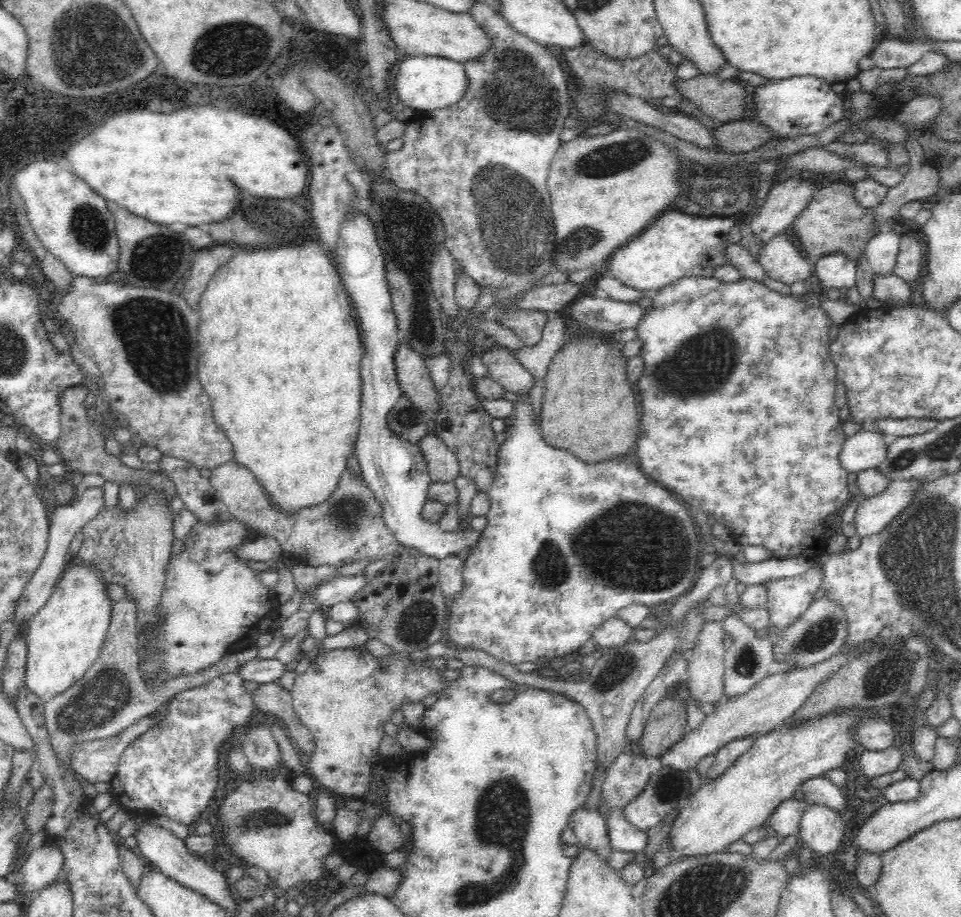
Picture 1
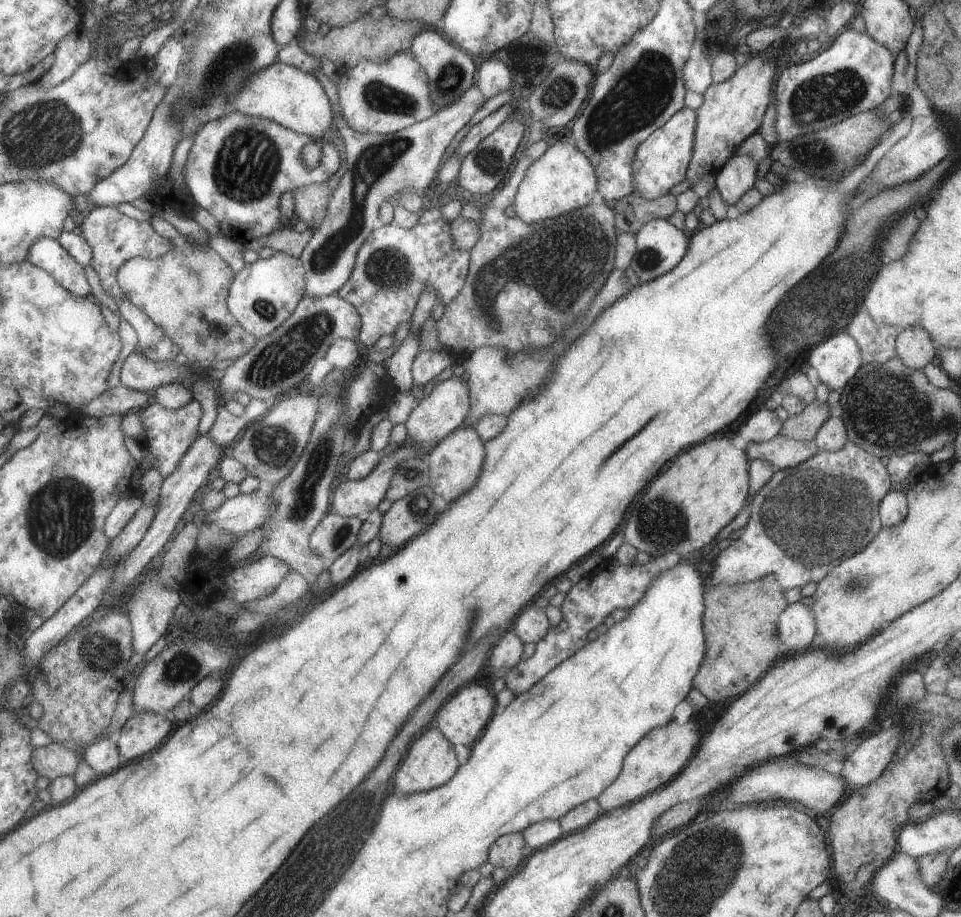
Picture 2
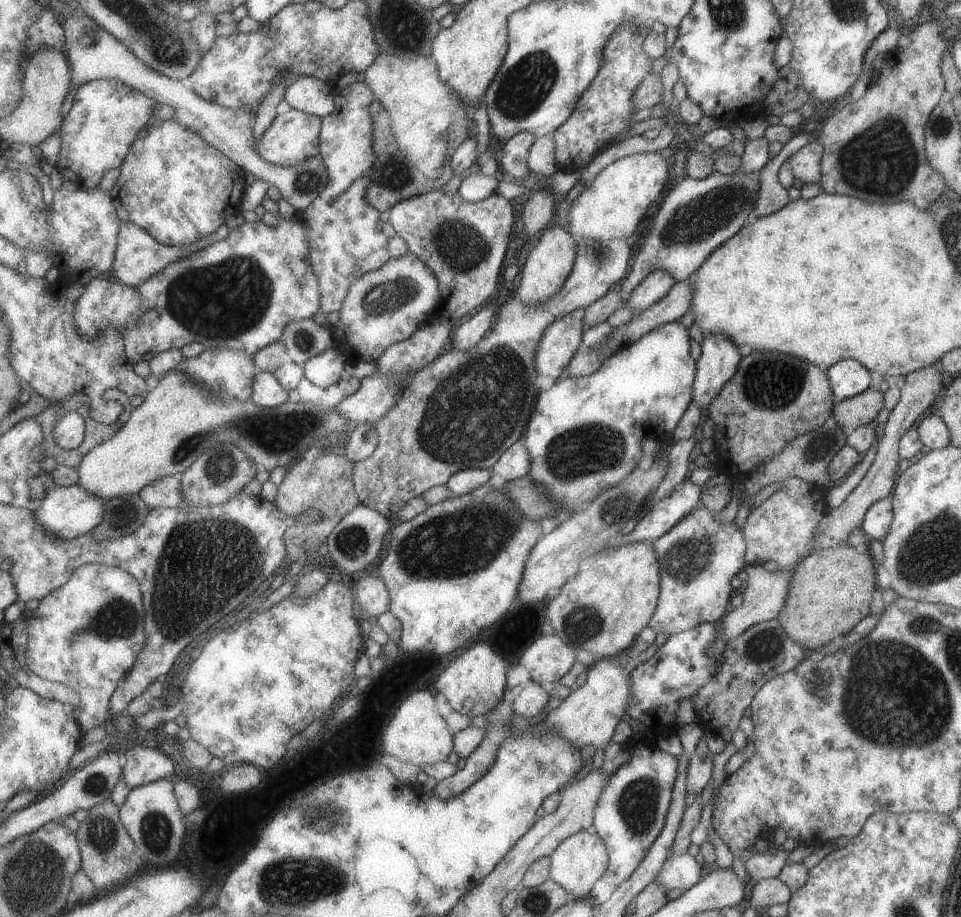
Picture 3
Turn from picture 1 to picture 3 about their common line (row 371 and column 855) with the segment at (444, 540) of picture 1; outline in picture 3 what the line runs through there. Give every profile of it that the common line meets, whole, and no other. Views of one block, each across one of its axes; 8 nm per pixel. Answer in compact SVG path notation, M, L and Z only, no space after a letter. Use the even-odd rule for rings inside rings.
M841 360L828 366L826 377L833 400L843 400L869 388L869 371L855 360Z

